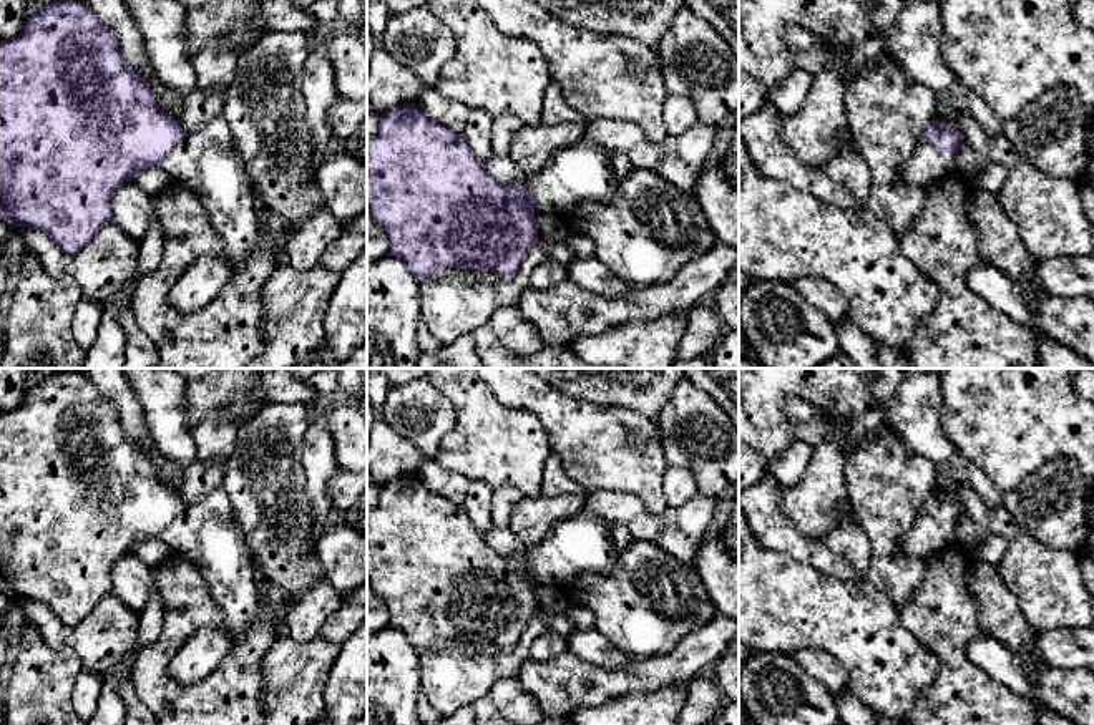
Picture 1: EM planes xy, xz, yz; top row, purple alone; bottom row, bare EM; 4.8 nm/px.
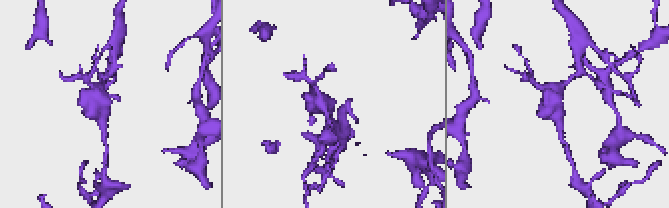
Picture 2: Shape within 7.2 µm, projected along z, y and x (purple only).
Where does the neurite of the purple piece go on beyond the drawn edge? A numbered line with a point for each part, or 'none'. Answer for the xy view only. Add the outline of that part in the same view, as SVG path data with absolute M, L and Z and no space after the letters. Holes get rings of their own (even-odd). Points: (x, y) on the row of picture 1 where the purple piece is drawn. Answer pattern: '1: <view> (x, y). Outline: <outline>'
1: xy (205, 161). Outline: M222 116L209 121L203 129L186 134L161 161L159 168L173 184L193 189L208 209L212 229L221 236L226 260L232 269L244 265L259 237L259 221L254 209L254 191L246 166L232 146L229 124Z

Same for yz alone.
1: yz (927, 165). Outline: M926 141L918 143L915 153L905 159L900 169L901 179L908 186L925 191L950 171L956 171L956 154L938 151Z

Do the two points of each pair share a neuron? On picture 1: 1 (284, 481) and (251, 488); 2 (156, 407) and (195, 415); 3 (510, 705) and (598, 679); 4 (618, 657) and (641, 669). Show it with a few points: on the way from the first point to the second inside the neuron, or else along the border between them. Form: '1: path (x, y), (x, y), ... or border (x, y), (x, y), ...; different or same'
1: path (276, 481), (268, 481), (259, 488); same
2: border (186, 385), (186, 417), (191, 432); different
3: border (513, 677), (540, 707); different
4: border (630, 659), (618, 669), (605, 669), (588, 662); different

